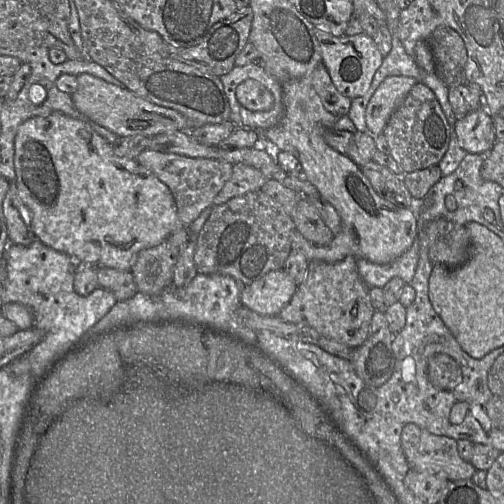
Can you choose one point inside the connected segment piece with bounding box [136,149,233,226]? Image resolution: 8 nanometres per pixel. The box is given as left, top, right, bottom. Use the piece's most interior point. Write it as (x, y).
(194, 182)

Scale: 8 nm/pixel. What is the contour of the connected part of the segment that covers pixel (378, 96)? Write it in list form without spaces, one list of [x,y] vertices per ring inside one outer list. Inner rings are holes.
[[[390,76],[379,84],[365,110],[368,133],[373,136],[383,133],[391,114],[417,82],[408,76]]]

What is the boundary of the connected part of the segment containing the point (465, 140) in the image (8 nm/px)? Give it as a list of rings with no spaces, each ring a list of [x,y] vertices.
[[[484,106],[457,119],[455,133],[468,153],[488,153],[496,142],[493,119]]]

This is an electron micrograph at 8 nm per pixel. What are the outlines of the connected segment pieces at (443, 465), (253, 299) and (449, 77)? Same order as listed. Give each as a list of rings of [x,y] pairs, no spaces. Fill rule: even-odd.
[[[414,423],[404,426],[401,444],[409,469],[444,475],[449,480],[471,479],[476,468],[464,460],[454,438],[434,434]]]
[[[284,269],[270,271],[245,286],[241,303],[261,315],[276,316],[290,302],[296,289],[297,284]]]
[[[440,25],[433,30],[429,47],[437,77],[448,88],[466,85],[467,50],[461,36],[453,28]]]

